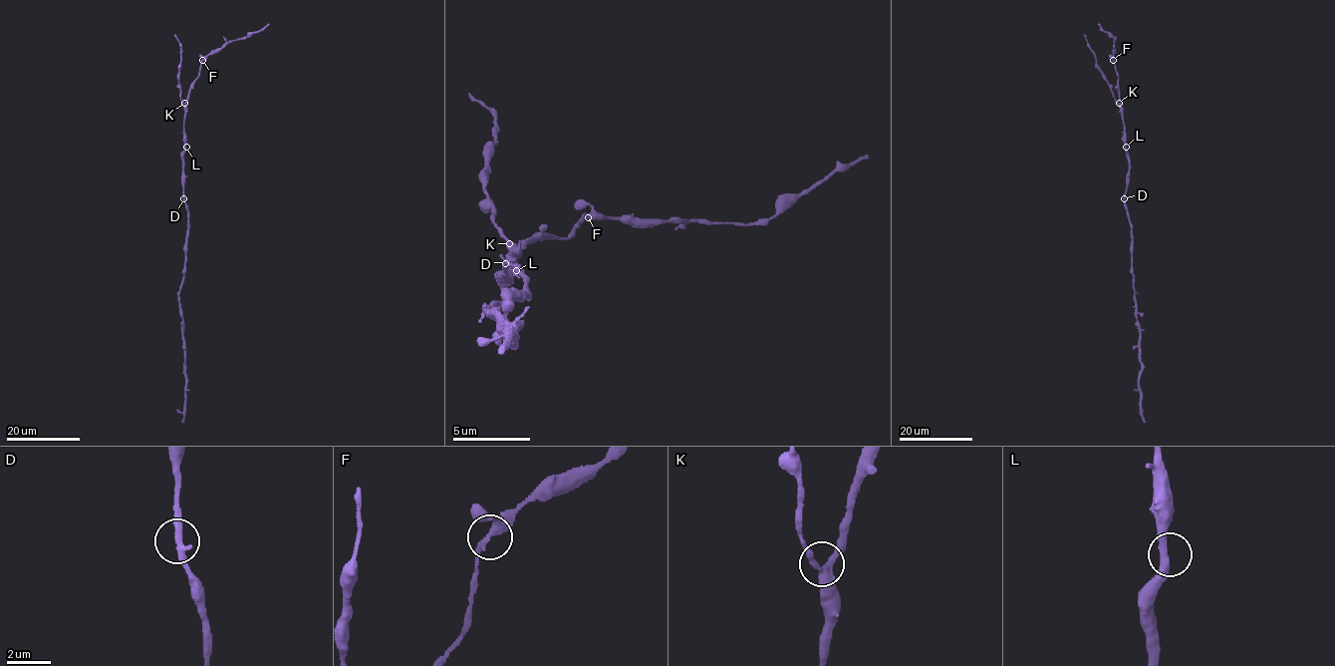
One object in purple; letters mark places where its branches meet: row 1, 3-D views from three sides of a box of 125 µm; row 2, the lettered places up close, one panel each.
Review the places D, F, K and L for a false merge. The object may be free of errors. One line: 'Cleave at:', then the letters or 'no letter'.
Cleave at: no letter

